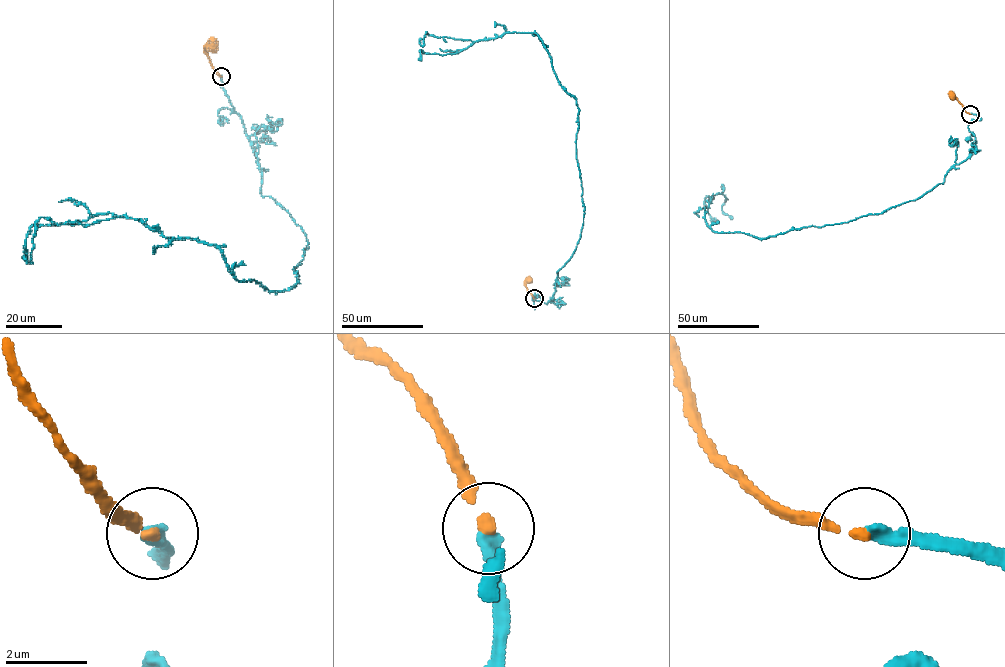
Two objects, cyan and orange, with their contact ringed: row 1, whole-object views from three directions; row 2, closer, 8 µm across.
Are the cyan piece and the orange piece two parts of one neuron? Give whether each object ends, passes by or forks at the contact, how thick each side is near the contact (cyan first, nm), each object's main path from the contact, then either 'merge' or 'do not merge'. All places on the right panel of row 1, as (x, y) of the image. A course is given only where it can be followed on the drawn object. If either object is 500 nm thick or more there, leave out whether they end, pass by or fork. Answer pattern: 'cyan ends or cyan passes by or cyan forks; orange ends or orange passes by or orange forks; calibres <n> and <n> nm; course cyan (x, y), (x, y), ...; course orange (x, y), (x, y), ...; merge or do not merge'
cyan ends; orange ends; calibres 360 and 220 nm; course cyan (970, 113), (970, 155), (914, 200), (758, 239), (714, 232), (713, 195), (712, 223); course orange (970, 113), (952, 95); do not merge

